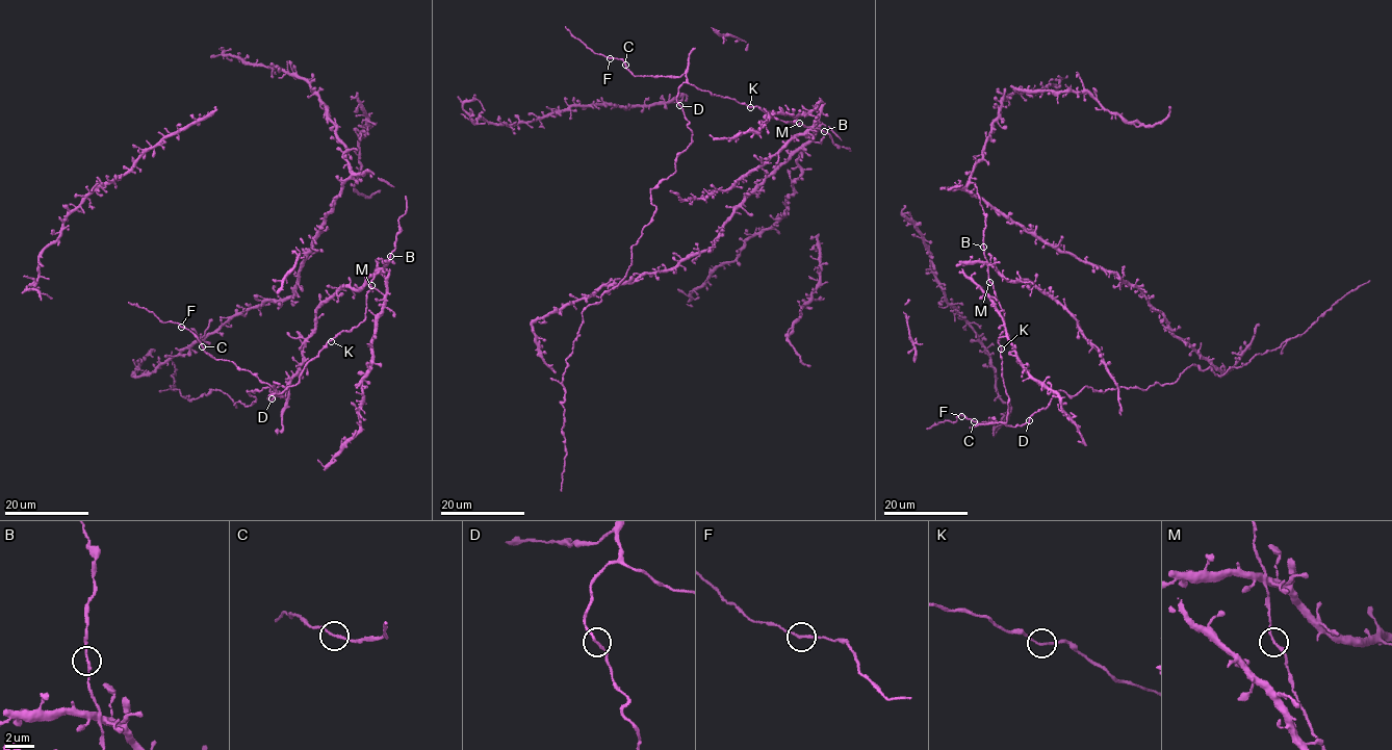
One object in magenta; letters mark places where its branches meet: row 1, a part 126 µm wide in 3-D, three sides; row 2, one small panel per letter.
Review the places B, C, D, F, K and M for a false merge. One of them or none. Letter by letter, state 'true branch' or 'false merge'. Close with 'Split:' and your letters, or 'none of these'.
B: true branch
C: true branch
D: true branch
F: true branch
K: true branch
M: true branch
Split: none of these

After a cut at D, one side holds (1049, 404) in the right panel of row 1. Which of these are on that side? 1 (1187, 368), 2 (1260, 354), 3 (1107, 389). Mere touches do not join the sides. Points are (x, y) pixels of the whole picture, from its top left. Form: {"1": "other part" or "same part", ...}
{"1": "same part", "2": "same part", "3": "same part"}

